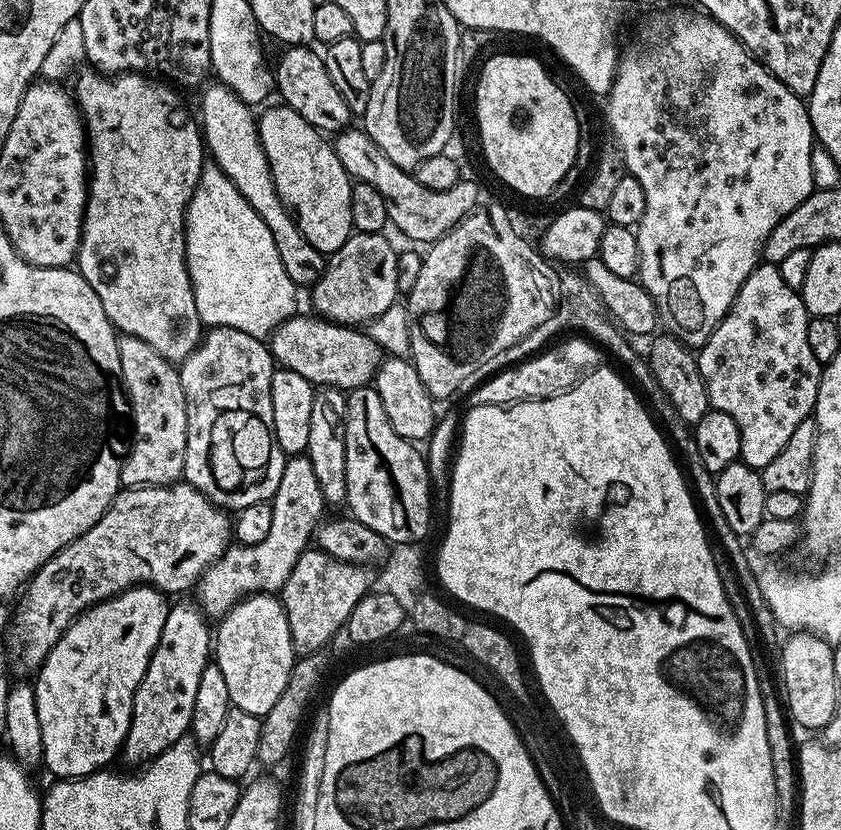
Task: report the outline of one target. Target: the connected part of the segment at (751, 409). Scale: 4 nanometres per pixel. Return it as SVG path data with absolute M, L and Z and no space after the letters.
M761 262L750 278L742 282L742 290L738 290L732 309L722 318L714 334L698 349L696 361L706 382L709 405L715 411L730 414L730 418L738 422L738 434L742 438L740 460L751 468L759 470L770 466L782 446L794 435L794 429L815 413L822 365L814 358L806 339L809 319L804 299L797 289L786 286L779 267Z

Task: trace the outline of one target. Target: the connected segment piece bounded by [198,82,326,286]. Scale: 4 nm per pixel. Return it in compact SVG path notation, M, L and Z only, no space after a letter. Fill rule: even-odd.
M219 82L209 83L200 94L198 123L202 129L204 146L211 163L217 164L226 173L230 182L238 186L238 194L242 194L242 198L246 198L246 202L254 206L258 218L266 222L270 235L274 238L274 246L278 249L278 258L282 261L286 274L290 274L290 282L294 282L297 286L315 284L324 270L325 253L314 250L314 246L310 246L306 234L298 230L296 219L292 217L282 198L278 198L272 171L262 150L260 129L253 109L244 104L242 98L238 98L238 94L234 94L225 84Z

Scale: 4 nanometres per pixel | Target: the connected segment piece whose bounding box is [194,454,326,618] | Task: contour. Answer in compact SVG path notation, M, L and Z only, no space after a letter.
M307 455L291 457L285 463L282 482L278 482L278 490L270 503L274 514L270 534L266 534L266 538L254 546L233 543L225 550L223 558L215 560L200 577L194 596L205 616L223 618L241 600L257 594L279 593L286 578L290 578L290 570L294 570L294 562L298 562L302 553L309 551L314 533L325 515L326 505L322 486L318 484L314 466L308 461Z

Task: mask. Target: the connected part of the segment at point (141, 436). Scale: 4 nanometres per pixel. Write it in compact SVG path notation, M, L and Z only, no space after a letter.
M121 335L118 339L120 383L132 405L134 439L120 467L120 483L125 488L146 488L149 484L174 484L183 477L186 438L190 421L186 418L186 394L182 390L180 369L162 358L150 342Z

